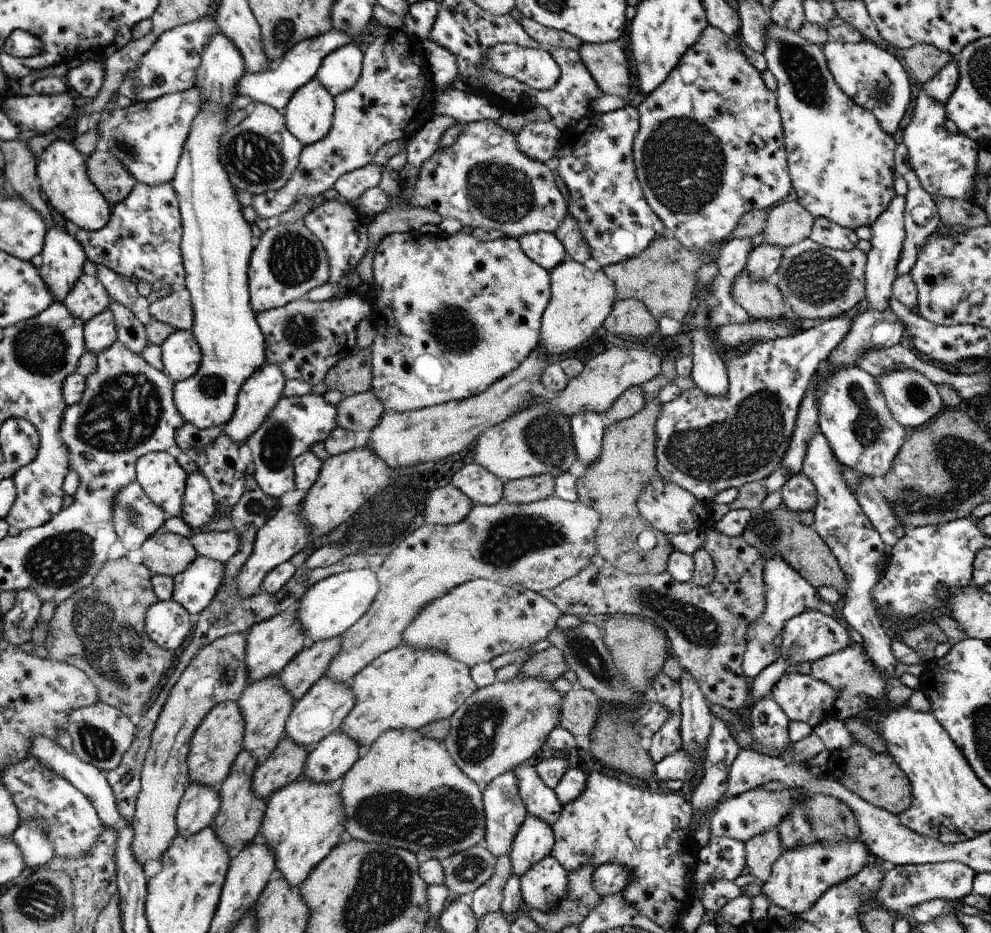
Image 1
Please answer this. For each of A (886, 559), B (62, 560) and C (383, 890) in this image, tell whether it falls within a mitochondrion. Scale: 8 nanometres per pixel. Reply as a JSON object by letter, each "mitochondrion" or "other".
{"A":"other","B":"mitochondrion","C":"mitochondrion"}

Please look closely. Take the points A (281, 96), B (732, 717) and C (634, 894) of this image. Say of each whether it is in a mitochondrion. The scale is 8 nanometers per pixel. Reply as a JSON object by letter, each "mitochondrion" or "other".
{"A":"other","B":"other","C":"other"}

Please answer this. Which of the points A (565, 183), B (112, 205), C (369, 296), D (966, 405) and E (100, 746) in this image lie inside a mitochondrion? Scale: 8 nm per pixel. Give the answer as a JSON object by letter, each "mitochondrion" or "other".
{"A":"other","B":"other","C":"other","D":"other","E":"mitochondrion"}

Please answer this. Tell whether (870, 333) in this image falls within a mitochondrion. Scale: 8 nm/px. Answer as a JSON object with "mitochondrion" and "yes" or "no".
{"mitochondrion":"no"}

